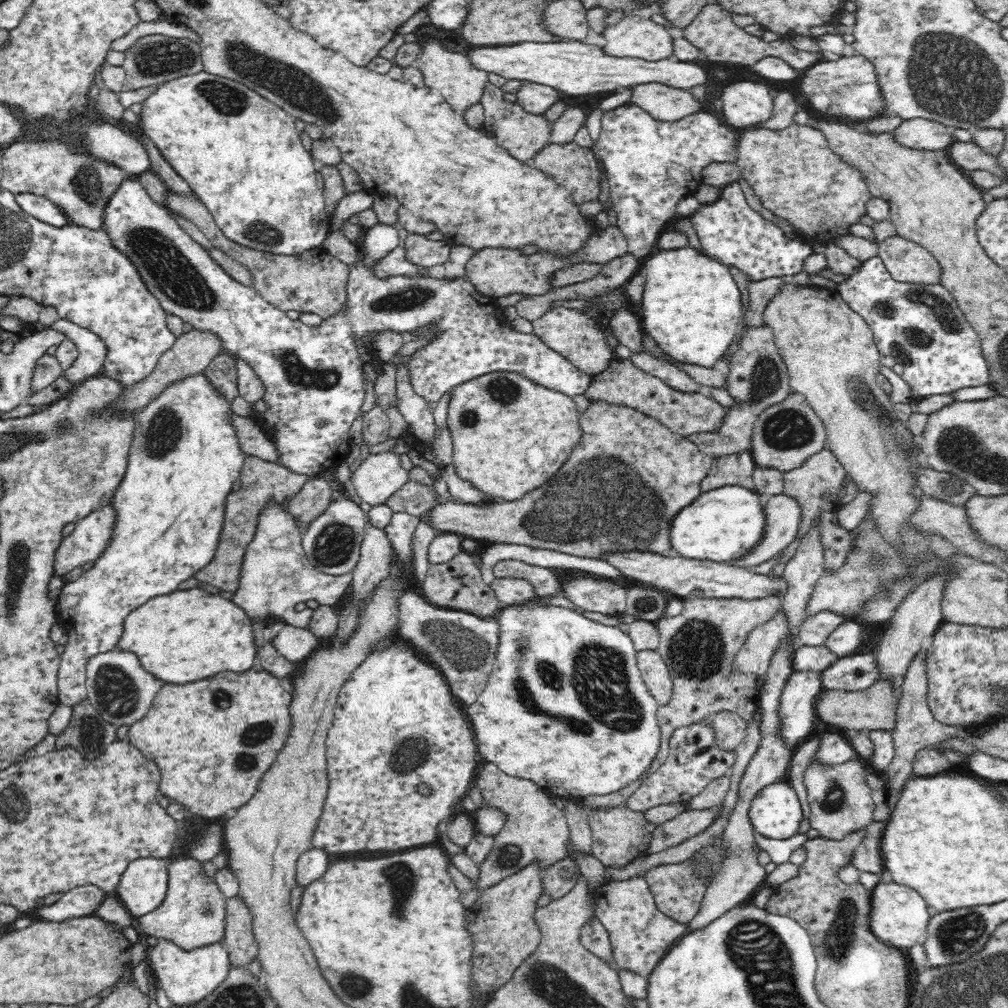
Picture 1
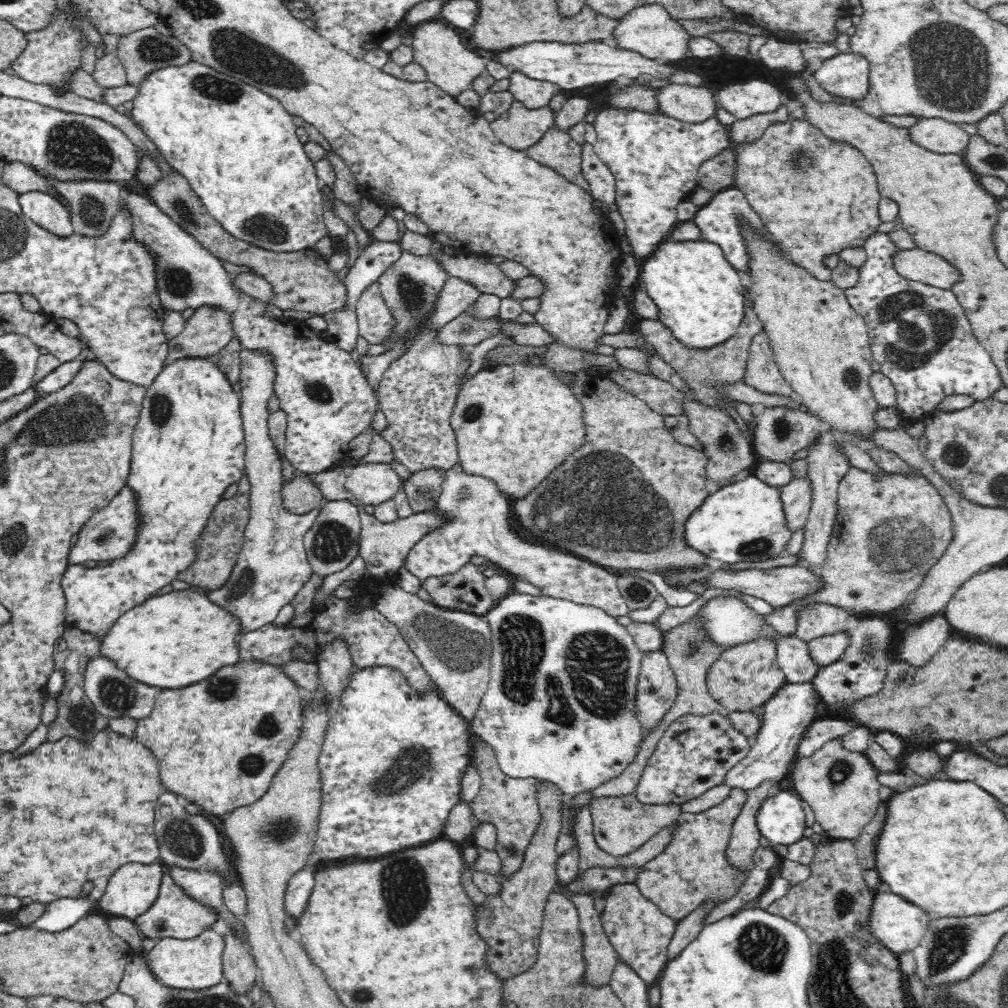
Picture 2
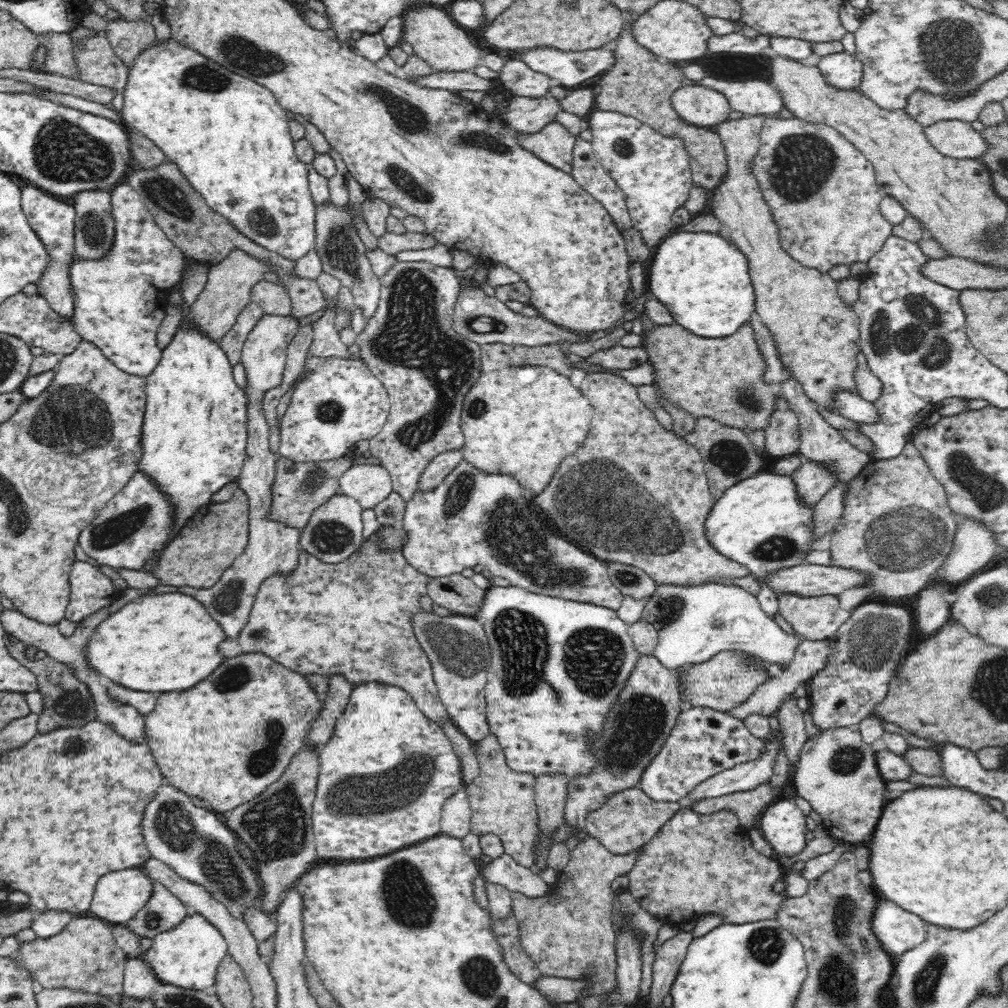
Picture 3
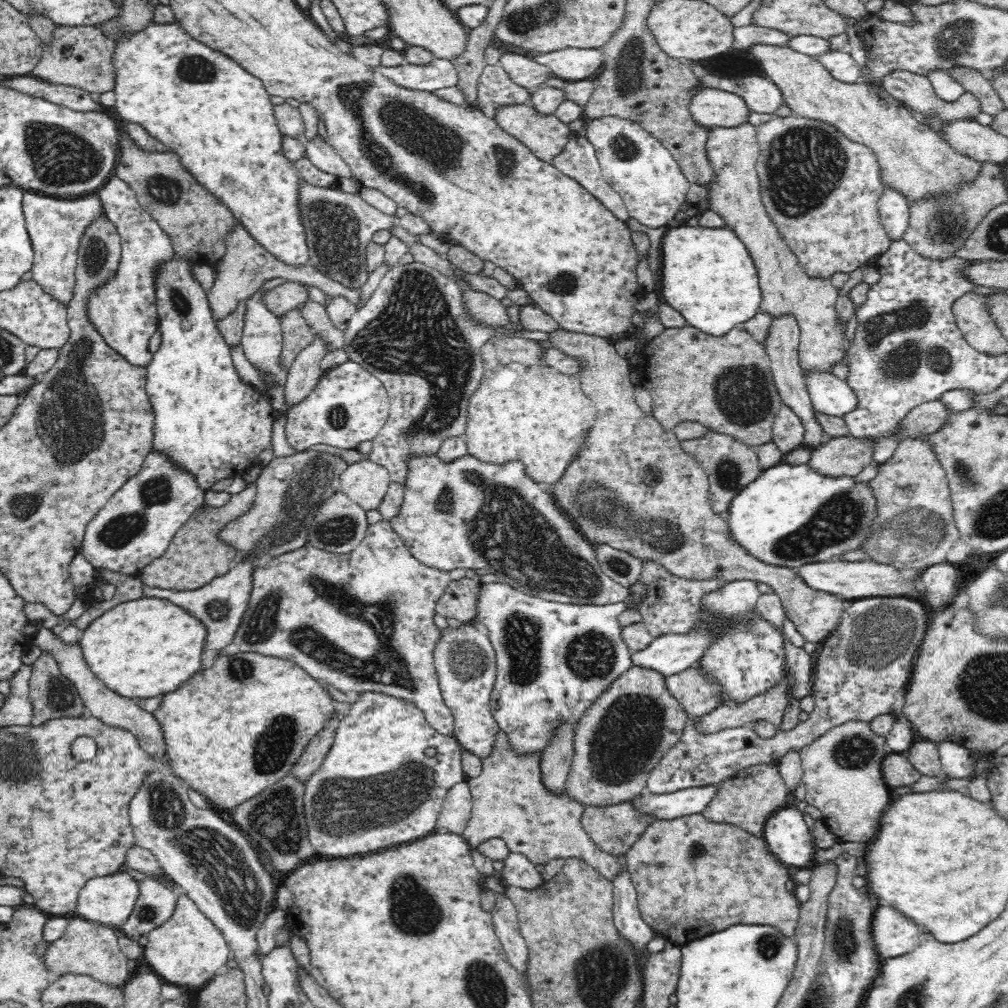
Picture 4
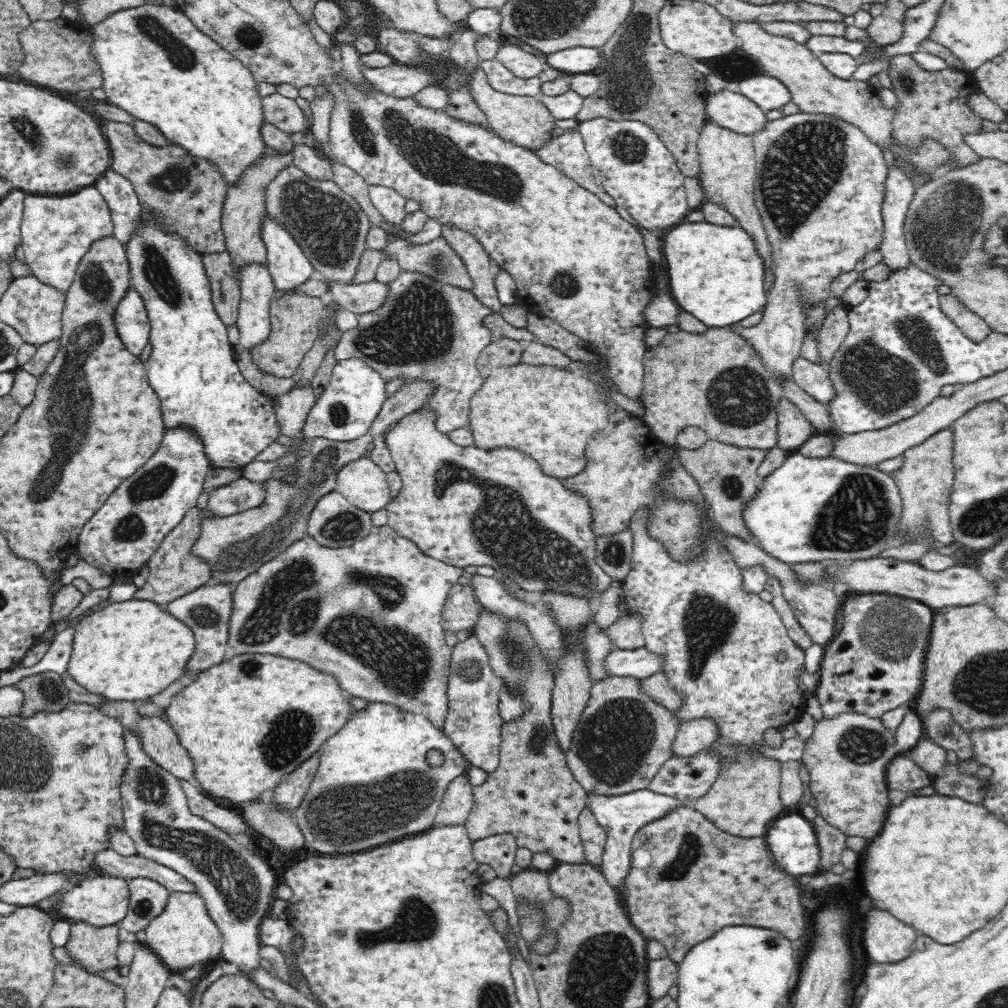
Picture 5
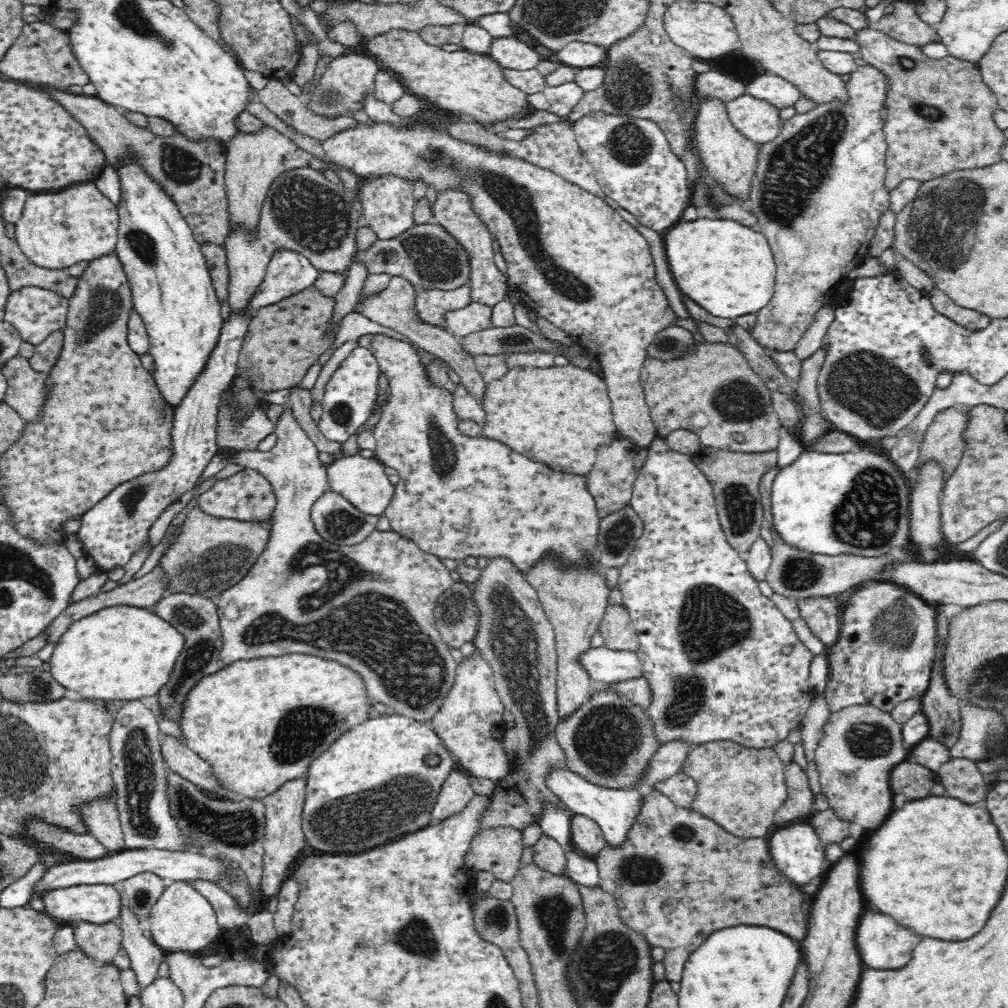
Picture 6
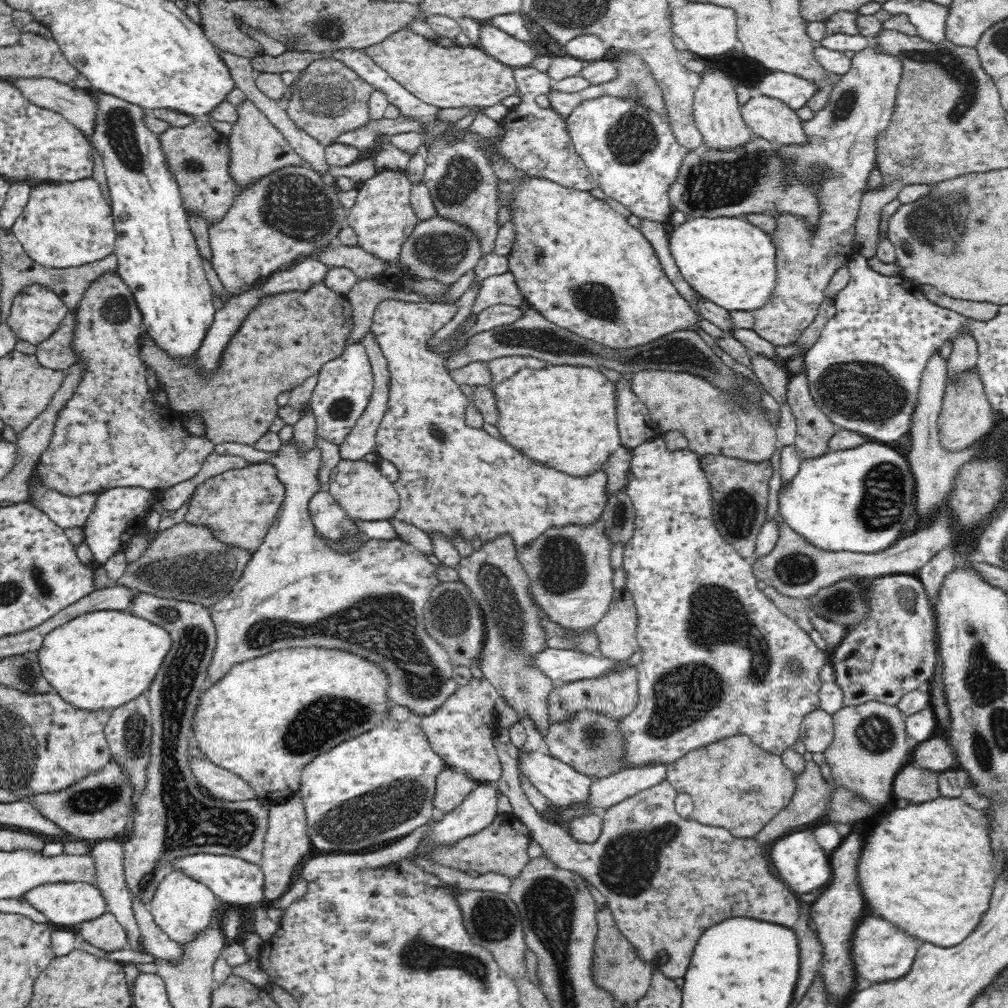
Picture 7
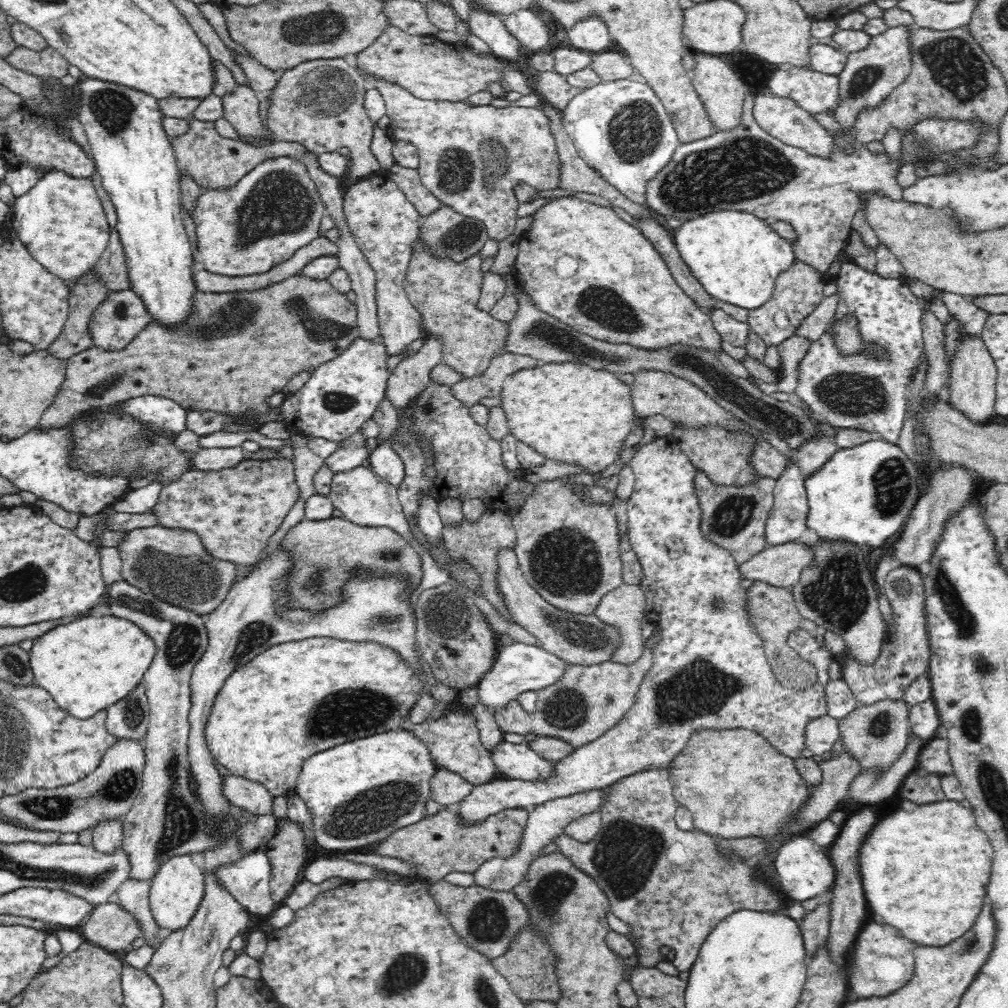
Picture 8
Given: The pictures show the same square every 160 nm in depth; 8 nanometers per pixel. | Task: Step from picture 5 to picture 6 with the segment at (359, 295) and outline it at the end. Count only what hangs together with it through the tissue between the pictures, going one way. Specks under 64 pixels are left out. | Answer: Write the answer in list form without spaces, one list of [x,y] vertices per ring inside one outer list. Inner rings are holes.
[[[392,277],[389,285],[384,290],[380,290],[376,294],[370,294],[370,296],[360,294],[358,302],[354,306],[354,311],[364,314],[366,318],[374,320],[374,322],[378,322],[382,326],[388,326],[388,328],[397,330],[397,332],[404,334],[404,336],[410,338],[412,342],[415,342],[424,348],[424,350],[427,350],[427,352],[434,354],[438,359],[448,362],[449,366],[458,374],[461,383],[477,399],[482,401],[487,384],[483,381],[480,373],[478,373],[474,357],[464,350],[464,347],[461,345],[461,339],[452,333],[418,321],[418,317],[414,313],[414,296],[416,296],[416,290],[417,287],[405,278]]]

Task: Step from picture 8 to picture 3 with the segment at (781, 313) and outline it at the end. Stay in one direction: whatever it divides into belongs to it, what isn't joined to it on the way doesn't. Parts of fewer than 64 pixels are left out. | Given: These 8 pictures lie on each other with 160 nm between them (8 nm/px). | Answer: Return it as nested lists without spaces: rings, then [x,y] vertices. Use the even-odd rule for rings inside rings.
[[[768,116],[760,133],[760,148],[752,158],[750,173],[760,186],[779,228],[780,245],[805,267],[828,273],[832,266],[868,262],[891,236],[892,225],[879,210],[886,195],[879,184],[873,164],[835,128],[812,124],[799,118]],[[792,377],[788,378],[787,381],[777,387],[777,392],[789,404],[789,408],[798,415],[801,436],[798,454],[806,462],[816,462],[824,466],[829,474],[833,474],[835,478],[832,487],[848,483],[852,478],[861,474],[862,470],[872,462],[870,454],[861,452],[851,446],[842,432],[826,422],[826,419],[819,412],[818,404],[802,393],[802,385],[798,385],[798,381],[792,379]]]

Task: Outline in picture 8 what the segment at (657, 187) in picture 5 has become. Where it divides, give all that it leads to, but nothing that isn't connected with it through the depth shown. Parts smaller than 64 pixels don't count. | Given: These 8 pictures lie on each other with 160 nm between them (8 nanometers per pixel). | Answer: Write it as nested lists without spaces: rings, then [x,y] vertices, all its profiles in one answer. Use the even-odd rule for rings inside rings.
[[[640,78],[620,79],[617,81],[600,82],[593,88],[581,90],[578,96],[572,98],[566,108],[561,111],[562,124],[568,132],[568,136],[572,139],[573,145],[576,147],[578,154],[594,169],[604,180],[608,181],[615,189],[618,189],[626,198],[632,202],[647,206],[647,184],[672,160],[672,155],[678,145],[682,142],[678,138],[678,133],[670,120],[669,114],[666,112],[665,106],[657,98],[657,95],[649,88],[648,84]]]

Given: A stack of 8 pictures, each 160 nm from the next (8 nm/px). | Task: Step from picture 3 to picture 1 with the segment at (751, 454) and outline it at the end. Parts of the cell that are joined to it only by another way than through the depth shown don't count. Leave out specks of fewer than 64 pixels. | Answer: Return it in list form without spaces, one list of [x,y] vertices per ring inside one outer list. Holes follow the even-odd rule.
[[[615,356],[600,374],[591,375],[590,386],[584,391],[590,403],[608,403],[614,406],[628,407],[655,418],[670,431],[684,437],[698,432],[718,431],[726,412],[713,397],[701,393],[685,393],[670,388],[662,379],[640,370],[630,359]]]

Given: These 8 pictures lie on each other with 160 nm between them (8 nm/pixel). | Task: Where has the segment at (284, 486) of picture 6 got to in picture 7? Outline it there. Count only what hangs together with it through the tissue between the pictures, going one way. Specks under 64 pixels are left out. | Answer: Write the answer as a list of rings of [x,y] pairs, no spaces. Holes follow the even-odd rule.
[[[292,438],[285,444],[282,444],[278,451],[270,453],[271,458],[268,458],[266,461],[261,461],[260,463],[246,461],[246,459],[240,456],[219,456],[219,454],[212,452],[210,453],[210,456],[206,458],[206,462],[198,474],[192,478],[184,480],[184,482],[178,482],[178,484],[174,484],[174,486],[171,486],[160,493],[159,503],[162,504],[162,507],[166,510],[177,511],[182,505],[184,505],[186,500],[190,498],[195,488],[198,485],[201,485],[205,480],[217,476],[218,474],[223,474],[228,470],[237,470],[243,467],[254,466],[254,464],[270,464],[271,466],[274,466],[277,477],[280,479],[280,483],[284,485],[285,498],[281,503],[280,509],[276,513],[276,518],[274,518],[274,522],[272,522],[272,526],[270,526],[268,534],[266,534],[263,538],[262,544],[260,544],[260,546],[258,546],[258,548],[251,554],[251,559],[249,560],[242,577],[238,579],[238,582],[234,584],[226,596],[223,596],[218,600],[218,602],[209,607],[209,611],[217,632],[217,643],[207,672],[209,674],[208,684],[212,684],[216,682],[216,680],[220,680],[220,678],[222,678],[230,670],[230,668],[232,668],[232,666],[238,664],[238,662],[244,662],[246,660],[250,660],[251,658],[258,658],[274,651],[284,650],[286,648],[304,648],[304,646],[338,648],[338,650],[344,650],[346,652],[350,650],[352,654],[362,656],[362,658],[366,658],[368,662],[374,662],[376,666],[380,666],[380,668],[386,672],[386,677],[390,680],[390,682],[388,682],[388,686],[386,686],[386,688],[388,688],[388,690],[386,690],[386,694],[388,694],[388,696],[386,697],[388,697],[389,702],[392,702],[393,705],[406,707],[408,711],[410,711],[410,714],[412,714],[412,716],[414,716],[417,720],[428,716],[442,706],[443,702],[446,702],[446,698],[450,698],[450,694],[454,694],[454,691],[459,686],[459,684],[452,679],[452,670],[454,666],[449,654],[440,642],[434,640],[434,638],[428,634],[425,627],[425,604],[429,601],[431,592],[434,588],[436,588],[436,586],[440,583],[444,583],[446,581],[439,579],[439,576],[437,576],[437,568],[429,562],[426,555],[418,551],[416,547],[404,541],[400,537],[393,539],[376,539],[366,537],[366,541],[362,542],[362,546],[352,548],[352,550],[335,550],[335,548],[332,548],[328,541],[326,541],[326,539],[324,539],[316,530],[309,511],[309,505],[312,498],[314,498],[314,494],[318,494],[318,492],[325,489],[318,478],[322,453],[317,447],[309,449],[308,451],[302,451],[299,446],[300,445],[294,441],[294,438]]]

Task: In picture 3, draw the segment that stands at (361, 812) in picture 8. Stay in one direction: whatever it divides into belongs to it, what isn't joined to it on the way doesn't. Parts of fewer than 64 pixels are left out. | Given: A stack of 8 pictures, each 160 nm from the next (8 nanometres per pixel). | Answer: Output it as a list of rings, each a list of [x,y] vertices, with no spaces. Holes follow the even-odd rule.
[[[362,682],[354,685],[348,705],[344,708],[344,713],[339,716],[334,726],[332,736],[328,738],[319,751],[319,775],[317,780],[317,793],[313,802],[312,810],[313,833],[318,858],[333,860],[335,858],[346,860],[358,860],[358,858],[372,858],[372,856],[384,856],[394,850],[406,848],[406,846],[416,845],[423,840],[442,834],[441,832],[441,812],[446,800],[460,789],[464,788],[461,773],[461,760],[452,746],[451,740],[446,736],[443,724],[428,718],[412,700],[412,697],[402,687],[394,684],[384,684],[383,682]]]

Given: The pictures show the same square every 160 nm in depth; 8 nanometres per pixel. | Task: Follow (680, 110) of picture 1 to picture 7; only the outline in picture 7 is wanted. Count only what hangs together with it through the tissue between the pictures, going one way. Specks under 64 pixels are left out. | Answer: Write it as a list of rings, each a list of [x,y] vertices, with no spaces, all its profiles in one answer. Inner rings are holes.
[[[758,96],[741,105],[740,112],[750,130],[766,141],[780,145],[806,142],[802,120],[784,102]]]

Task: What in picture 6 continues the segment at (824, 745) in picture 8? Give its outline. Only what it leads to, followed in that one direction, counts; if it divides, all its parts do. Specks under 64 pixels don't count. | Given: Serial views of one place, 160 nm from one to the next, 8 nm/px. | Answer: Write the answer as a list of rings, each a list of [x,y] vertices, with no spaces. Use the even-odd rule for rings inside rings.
[[[816,694],[798,728],[801,732],[801,742],[807,762],[814,761],[814,750],[818,746],[818,740],[822,738],[823,724],[828,722],[830,714],[824,696]]]

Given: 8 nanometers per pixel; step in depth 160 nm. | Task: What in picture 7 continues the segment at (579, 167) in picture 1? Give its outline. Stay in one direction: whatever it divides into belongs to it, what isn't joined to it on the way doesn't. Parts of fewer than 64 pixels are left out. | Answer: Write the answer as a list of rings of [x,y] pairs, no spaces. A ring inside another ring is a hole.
[[[404,29],[363,51],[410,94],[439,109],[490,108],[502,104],[507,97],[516,96],[518,90],[513,67],[502,64],[478,46],[444,48],[432,39]]]

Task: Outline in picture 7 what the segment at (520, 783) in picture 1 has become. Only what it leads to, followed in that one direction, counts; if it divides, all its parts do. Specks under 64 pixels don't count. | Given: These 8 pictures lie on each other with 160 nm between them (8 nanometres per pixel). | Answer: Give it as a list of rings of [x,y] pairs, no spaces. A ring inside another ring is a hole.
[[[502,535],[493,541],[484,543],[480,550],[475,550],[472,555],[462,557],[458,568],[459,580],[470,589],[472,598],[479,604],[483,614],[485,638],[478,656],[479,668],[498,691],[500,697],[518,713],[518,718],[532,719],[532,725],[545,736],[549,726],[550,707],[548,700],[552,692],[552,679],[548,678],[536,665],[535,656],[546,650],[547,642],[552,636],[543,626],[540,607],[531,592],[530,577],[526,575],[517,559],[517,550],[514,541],[508,535]]]

